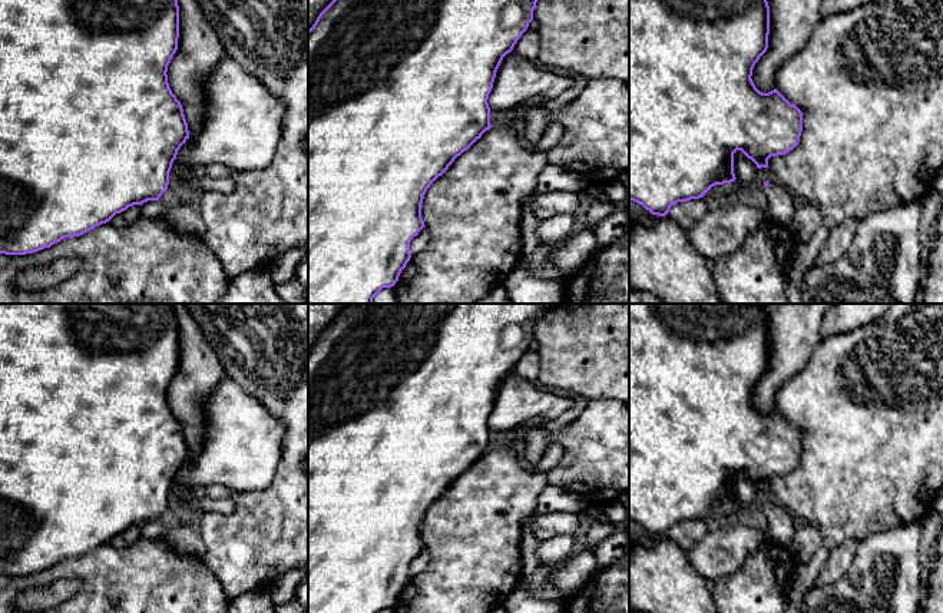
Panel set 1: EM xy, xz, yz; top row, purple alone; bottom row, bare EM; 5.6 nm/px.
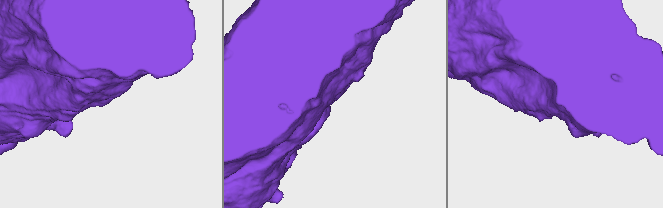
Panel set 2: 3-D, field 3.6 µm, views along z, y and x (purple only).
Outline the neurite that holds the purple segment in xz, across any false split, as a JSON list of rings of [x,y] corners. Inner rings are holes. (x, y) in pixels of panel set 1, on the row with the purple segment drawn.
[[[332,0],[317,17],[308,30],[308,304],[373,304],[373,298],[398,281],[401,271],[411,258],[410,242],[426,226],[421,218],[421,203],[430,185],[467,150],[482,135],[492,127],[487,103],[493,89],[496,72],[503,57],[510,53],[533,20],[537,0]]]

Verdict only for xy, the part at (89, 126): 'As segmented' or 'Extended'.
As segmented

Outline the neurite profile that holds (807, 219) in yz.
[[[801,202],[794,213],[791,232],[797,243],[805,243],[814,232],[823,226],[823,216],[818,208],[808,202]]]

